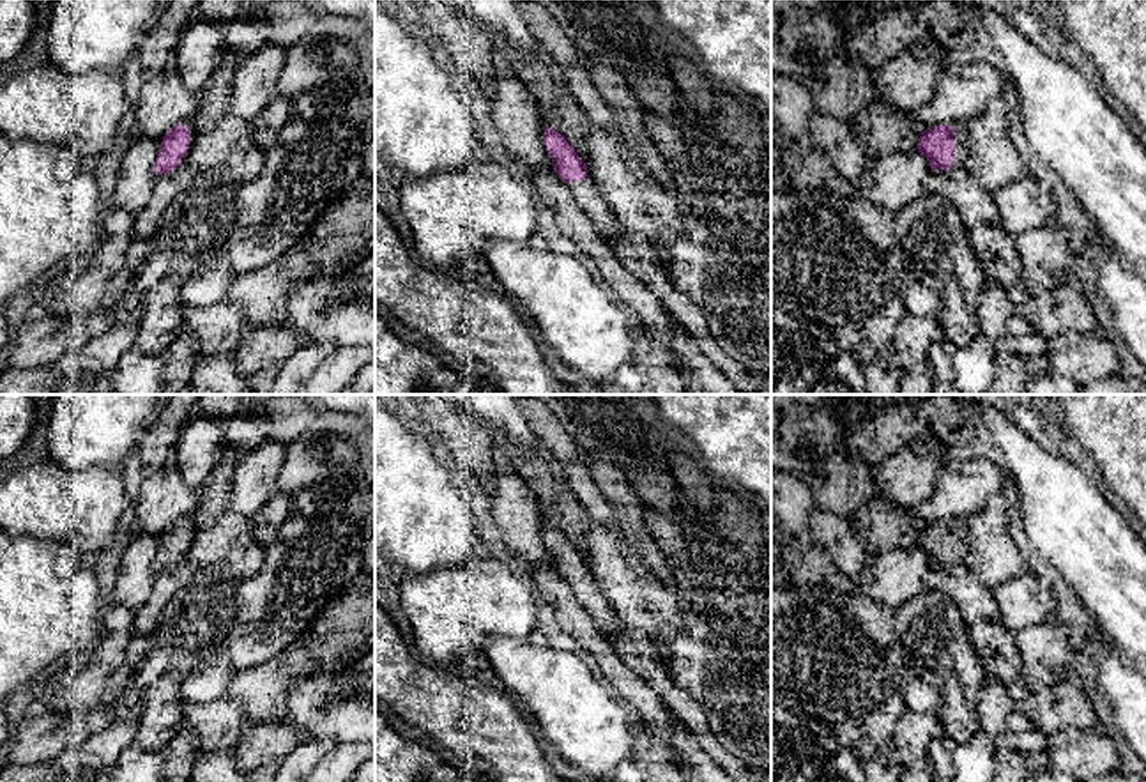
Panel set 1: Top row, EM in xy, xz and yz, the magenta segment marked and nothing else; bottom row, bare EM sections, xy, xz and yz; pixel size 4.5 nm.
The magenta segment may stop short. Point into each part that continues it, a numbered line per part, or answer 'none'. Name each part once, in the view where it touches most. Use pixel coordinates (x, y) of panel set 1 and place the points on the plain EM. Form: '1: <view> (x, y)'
1: xy (188, 519)

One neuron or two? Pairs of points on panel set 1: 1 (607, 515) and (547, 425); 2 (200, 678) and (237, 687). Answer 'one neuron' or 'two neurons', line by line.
1: one neuron
2: two neurons

